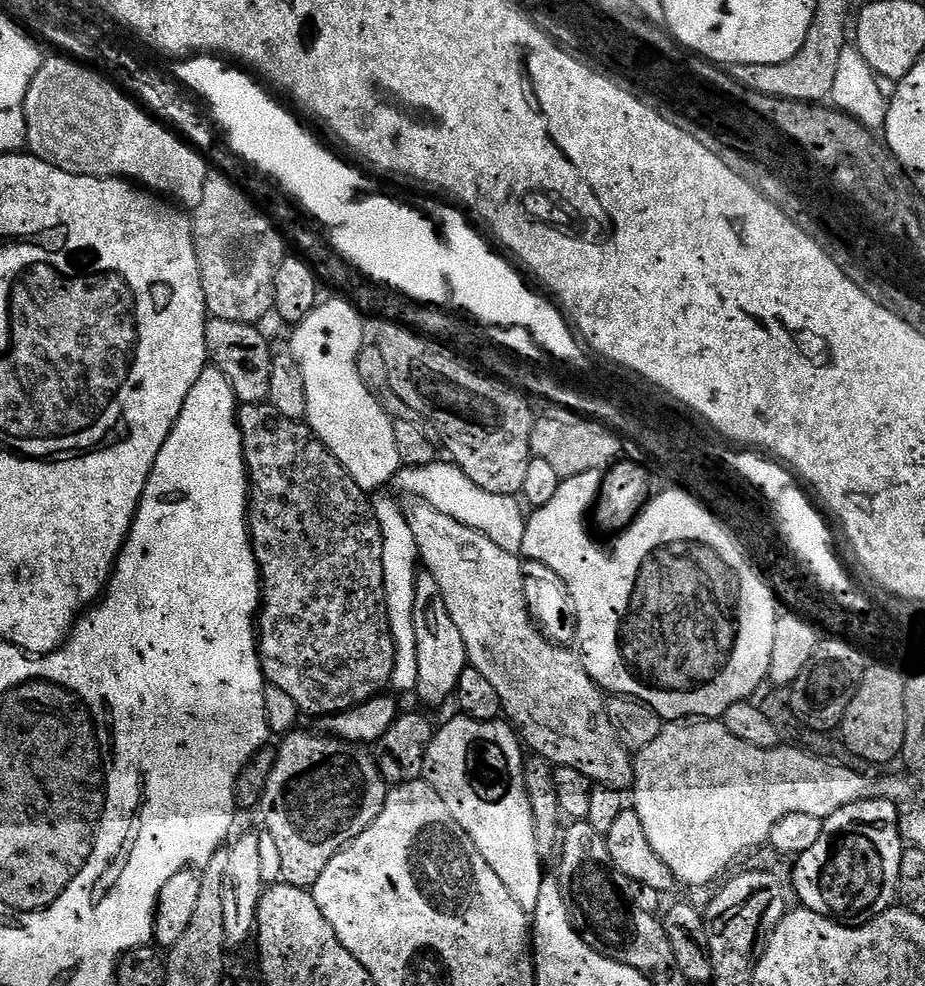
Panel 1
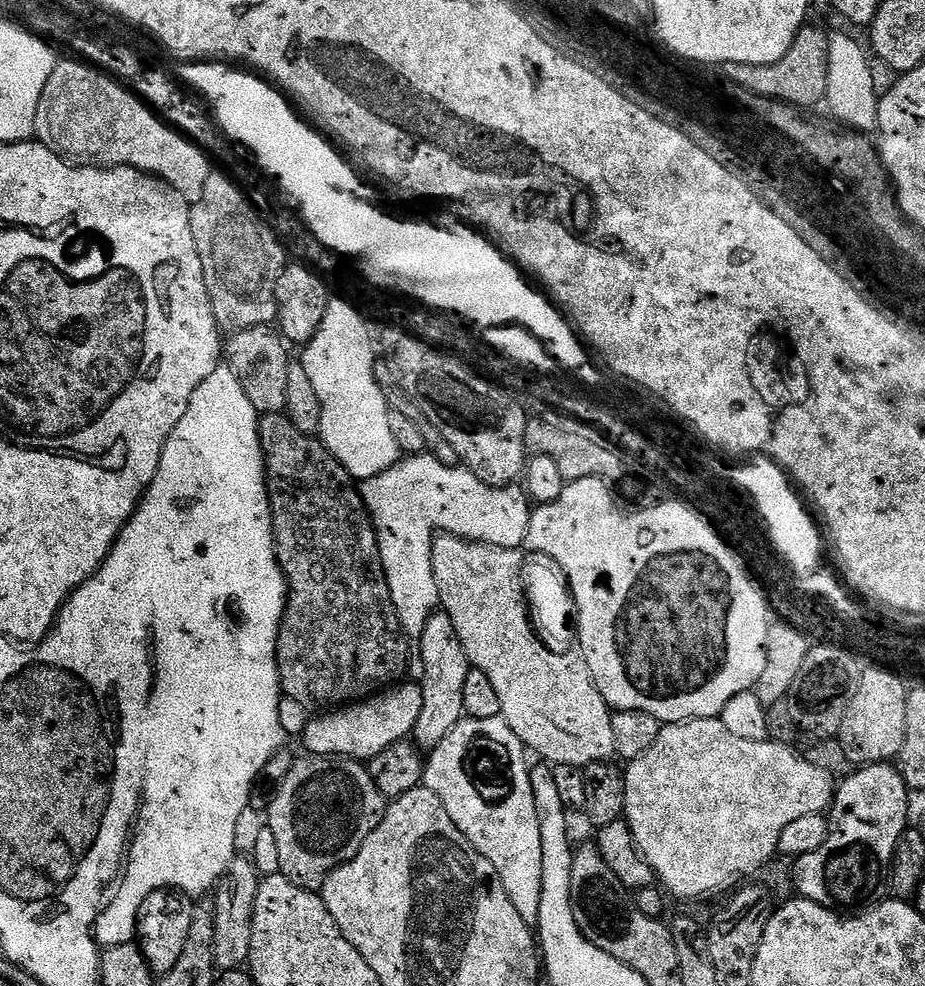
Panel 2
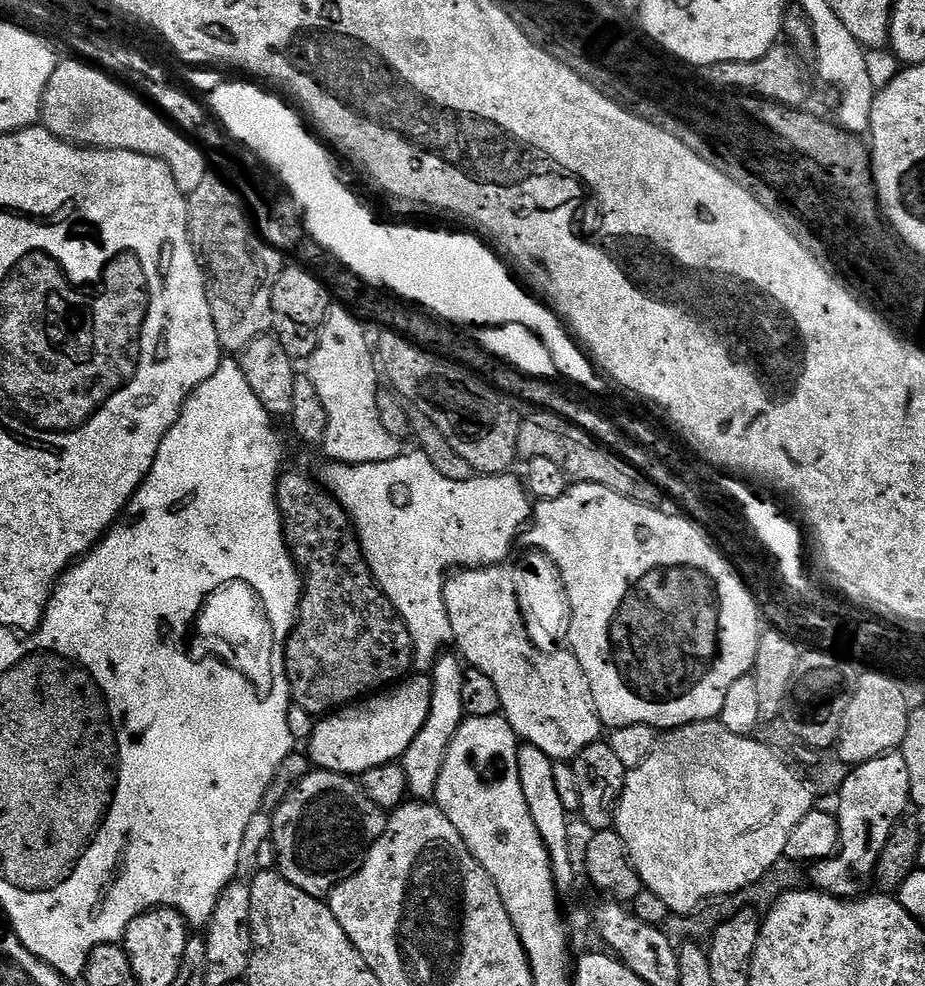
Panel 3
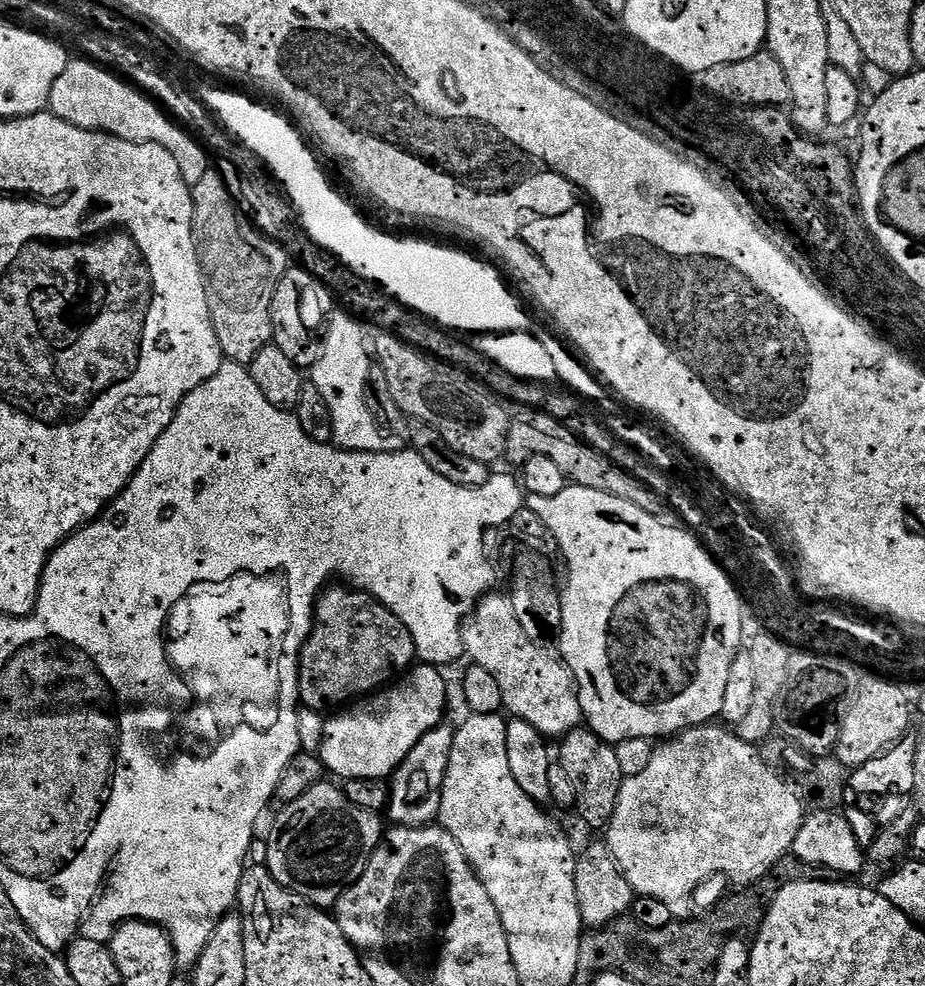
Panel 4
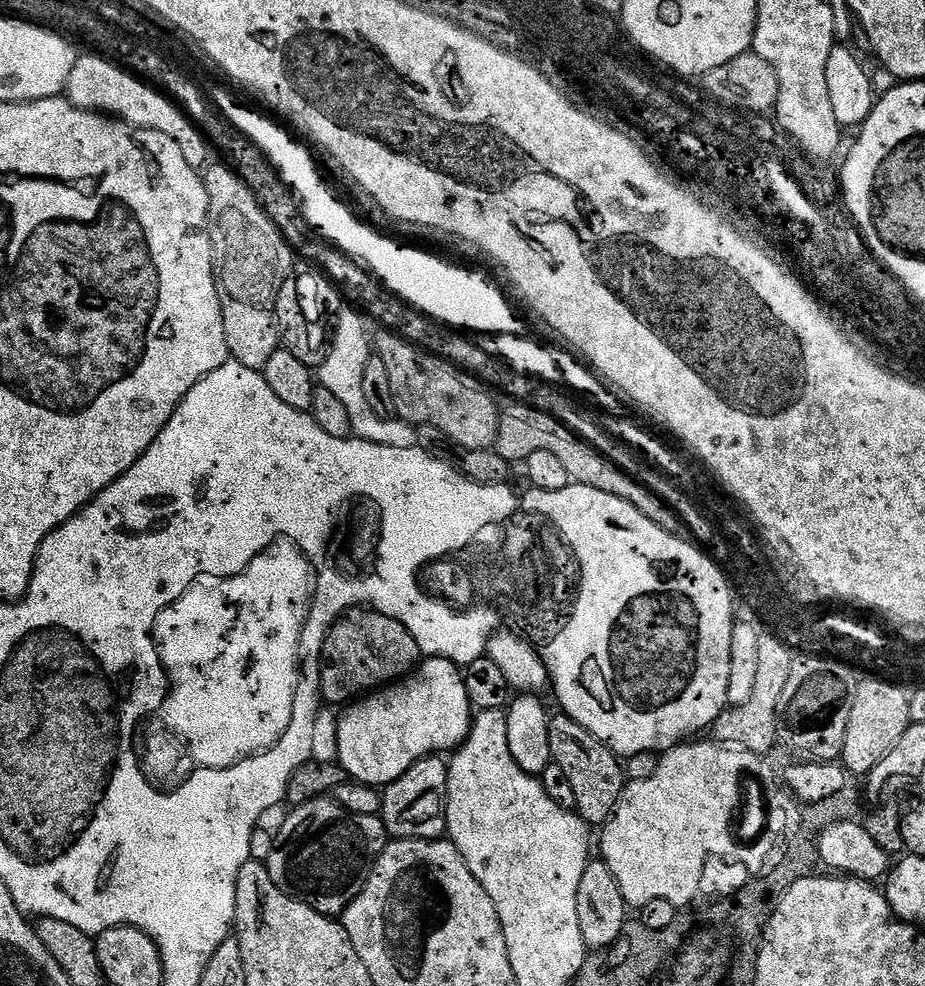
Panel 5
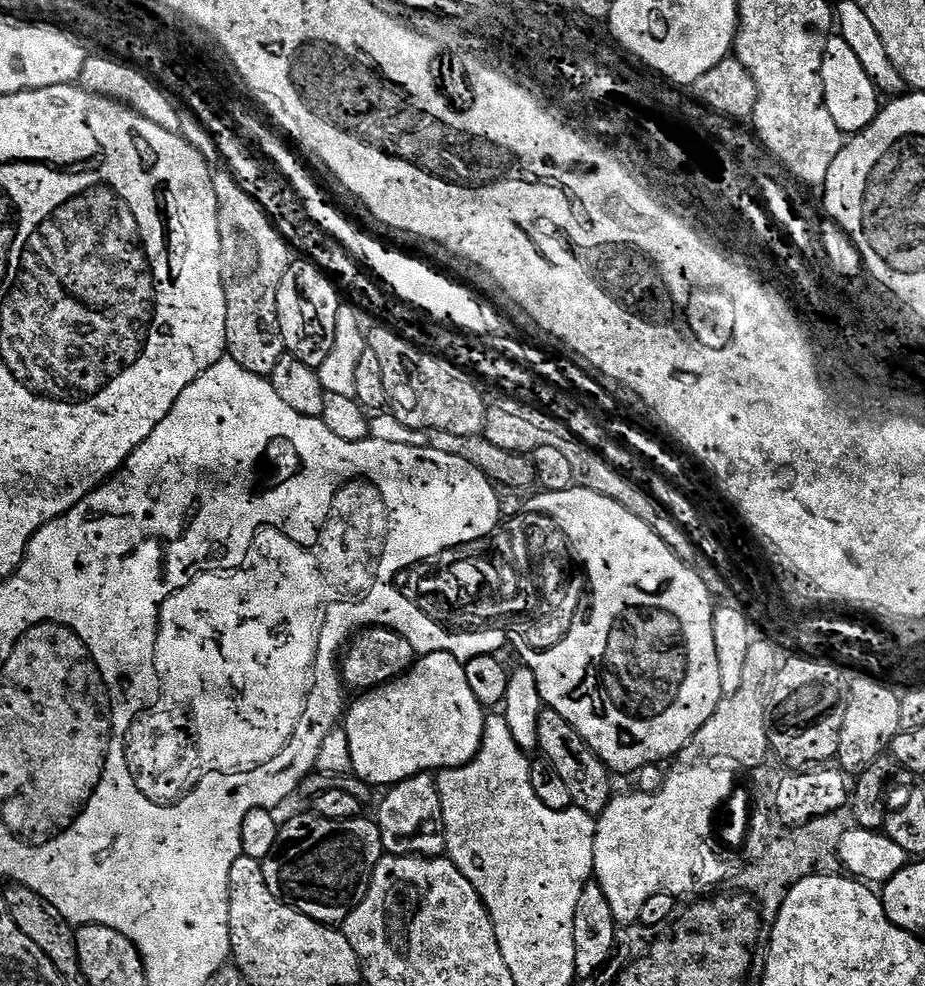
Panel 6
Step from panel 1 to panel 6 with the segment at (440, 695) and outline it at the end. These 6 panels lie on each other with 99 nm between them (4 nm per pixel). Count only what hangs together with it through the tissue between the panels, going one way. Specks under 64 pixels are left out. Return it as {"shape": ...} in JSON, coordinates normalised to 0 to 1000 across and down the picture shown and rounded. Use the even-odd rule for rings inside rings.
{"shape":[[[444,787],[423,796],[410,812],[409,835],[415,863],[422,868],[480,868],[480,827],[471,787]],[[415,811],[415,812],[414,812]]]}

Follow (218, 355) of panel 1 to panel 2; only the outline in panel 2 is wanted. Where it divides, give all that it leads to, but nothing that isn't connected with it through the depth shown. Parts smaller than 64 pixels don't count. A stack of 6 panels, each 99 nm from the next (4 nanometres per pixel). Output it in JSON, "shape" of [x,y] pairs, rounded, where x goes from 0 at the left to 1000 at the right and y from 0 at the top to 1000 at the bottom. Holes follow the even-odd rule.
{"shape":[[[290,331],[252,337],[241,350],[240,357],[244,362],[244,371],[257,383],[257,387],[262,387],[262,396],[266,396],[270,412],[275,412],[279,420],[307,418],[309,379],[314,368],[311,356],[314,356],[312,350]]]}

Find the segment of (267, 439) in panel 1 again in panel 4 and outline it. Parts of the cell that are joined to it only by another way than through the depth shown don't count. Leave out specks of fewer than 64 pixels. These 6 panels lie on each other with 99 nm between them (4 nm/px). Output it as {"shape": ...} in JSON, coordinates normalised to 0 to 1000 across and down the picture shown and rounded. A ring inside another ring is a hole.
{"shape":[[[379,594],[359,595],[351,595],[346,601],[337,642],[333,644],[333,650],[324,660],[325,715],[347,724],[354,723],[354,718],[366,719],[386,708],[397,707],[423,695],[429,688],[438,685],[452,669],[450,652],[443,639],[439,639],[436,631],[418,615],[404,608],[399,600],[390,600]]]}

